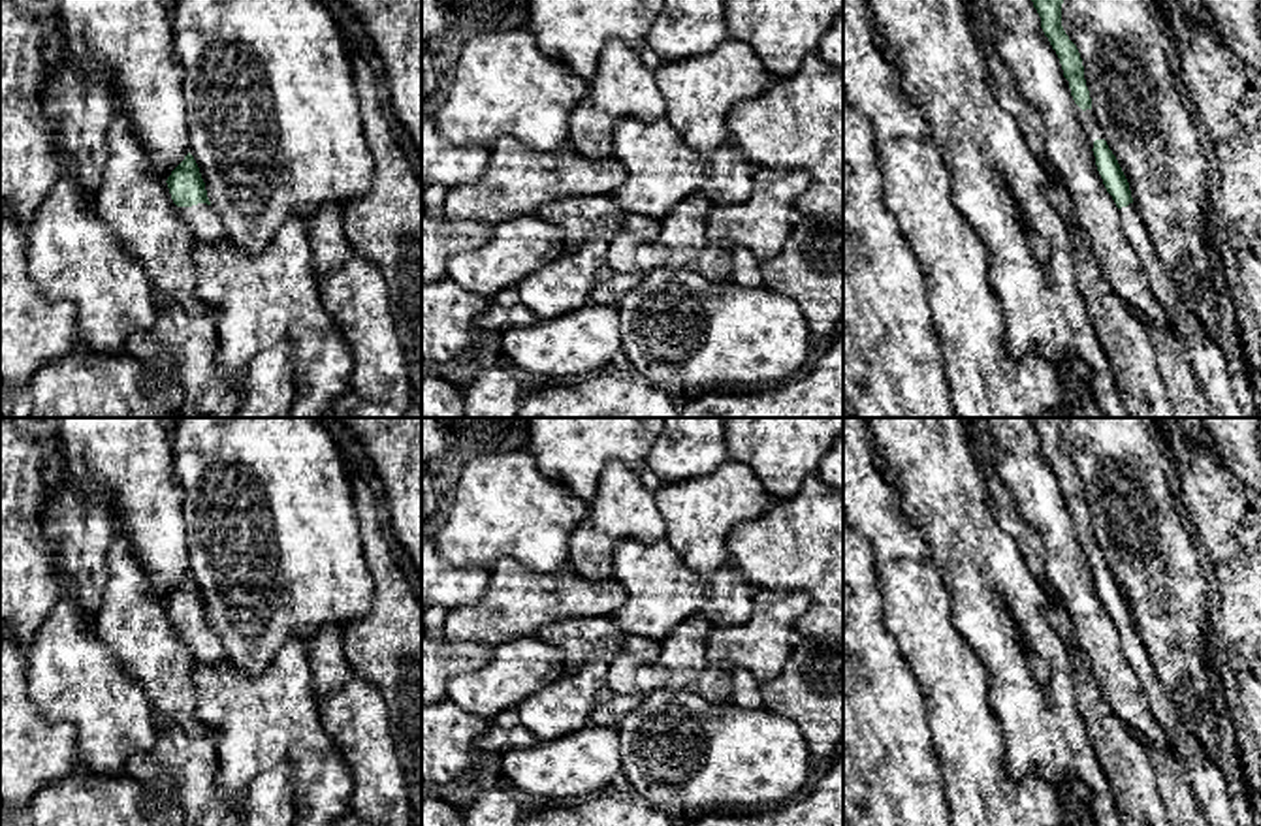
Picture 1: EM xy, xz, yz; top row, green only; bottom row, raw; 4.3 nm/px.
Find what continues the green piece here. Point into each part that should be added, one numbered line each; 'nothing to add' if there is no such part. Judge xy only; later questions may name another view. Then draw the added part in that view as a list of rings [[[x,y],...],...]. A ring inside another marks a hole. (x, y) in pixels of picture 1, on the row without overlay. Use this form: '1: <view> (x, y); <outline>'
1: xy (204, 646); [[[198,625],[192,628],[177,628],[177,632],[188,649],[192,666],[209,666],[224,659],[224,645],[211,627]]]

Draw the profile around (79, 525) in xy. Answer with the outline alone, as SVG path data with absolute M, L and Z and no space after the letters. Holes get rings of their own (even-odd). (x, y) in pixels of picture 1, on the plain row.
M66 474L47 510L45 531L58 576L70 585L83 613L96 625L107 585L105 555L115 532L105 491L85 493Z

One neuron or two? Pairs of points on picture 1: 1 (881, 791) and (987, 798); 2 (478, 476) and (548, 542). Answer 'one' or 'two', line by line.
1: two
2: one

